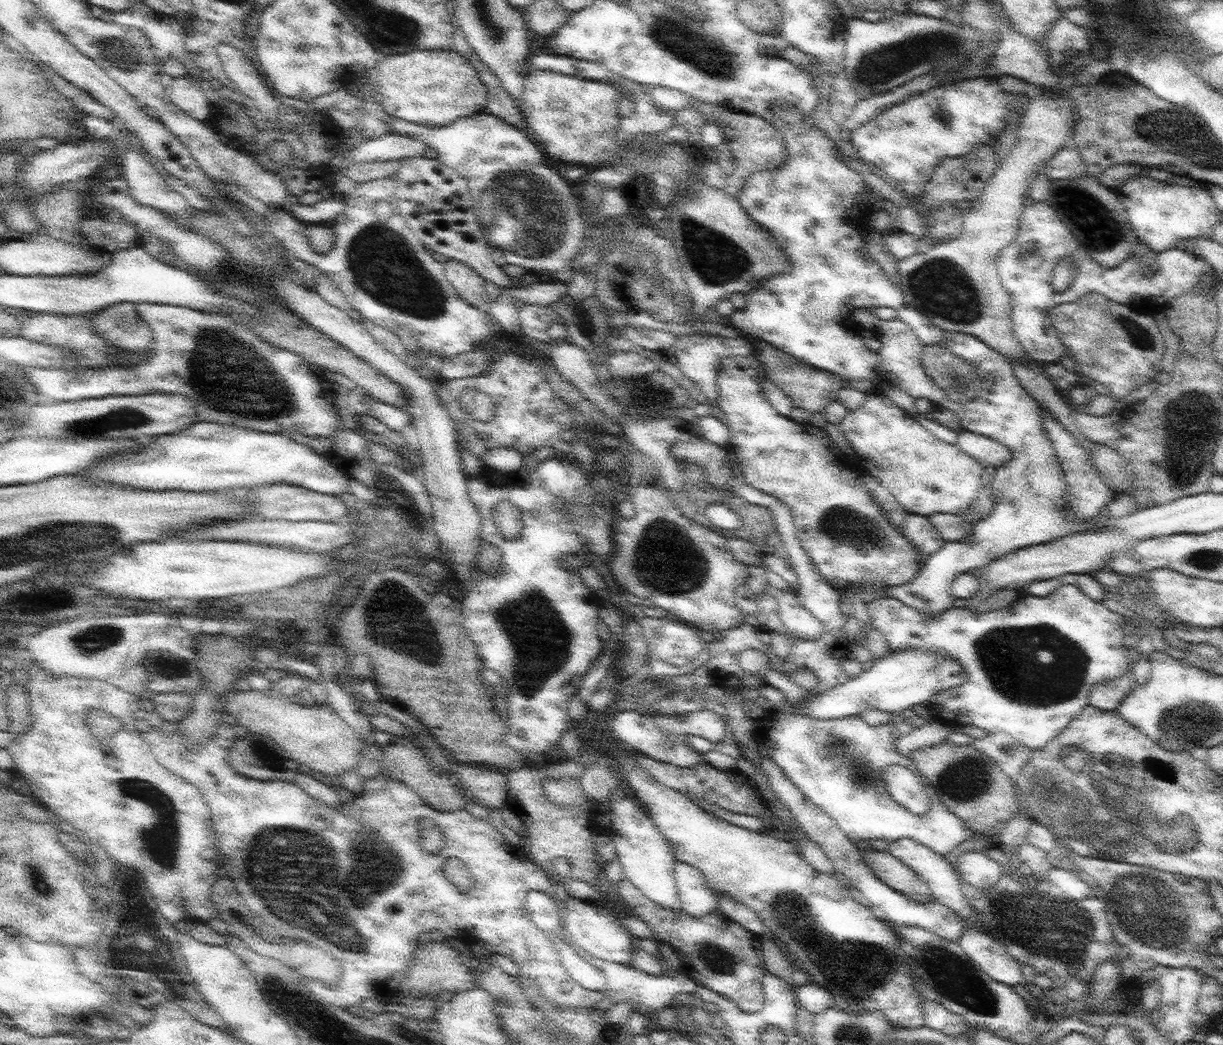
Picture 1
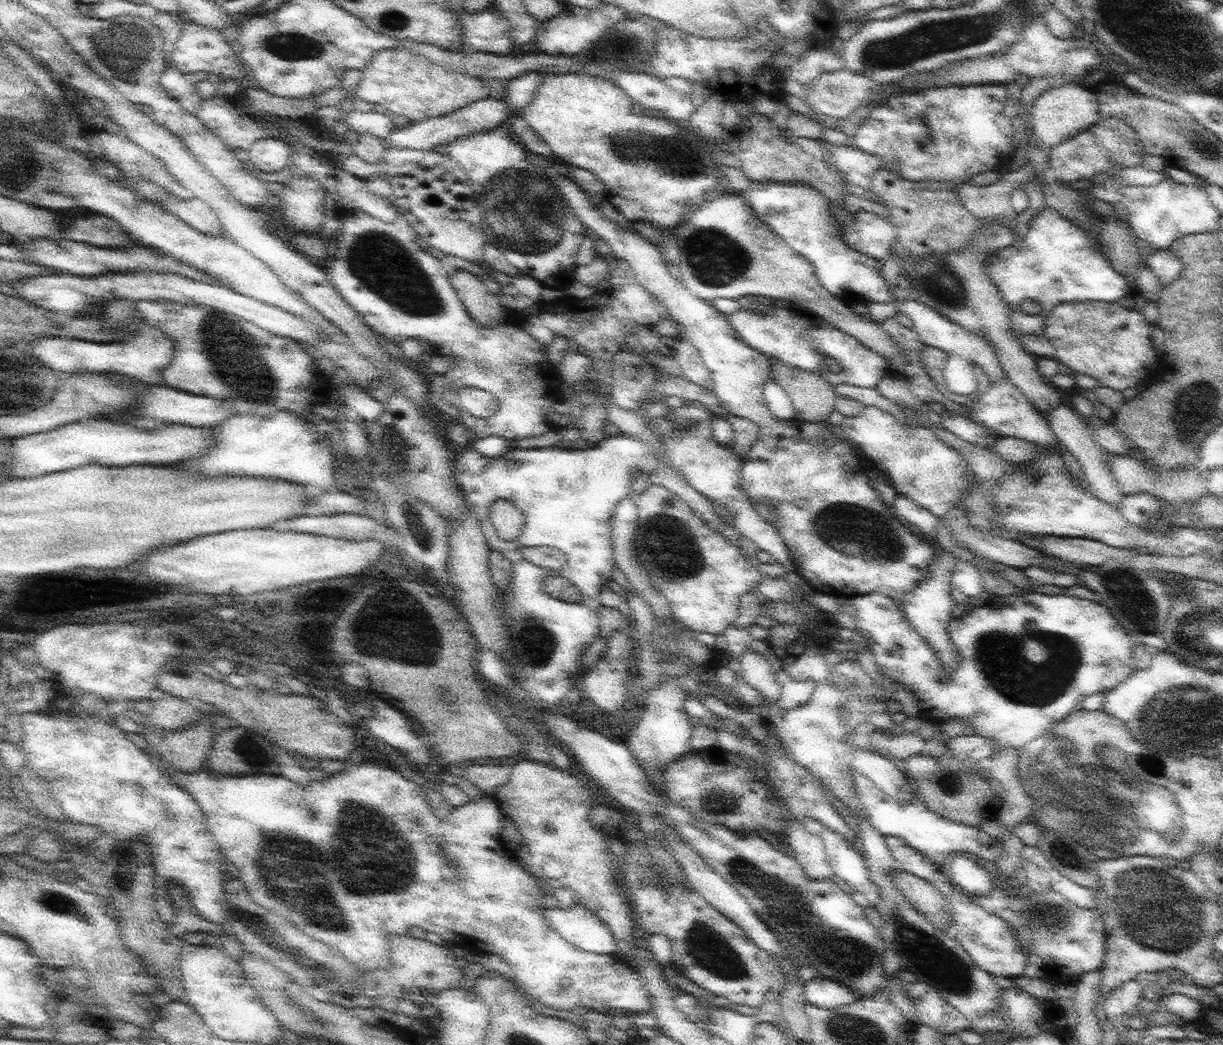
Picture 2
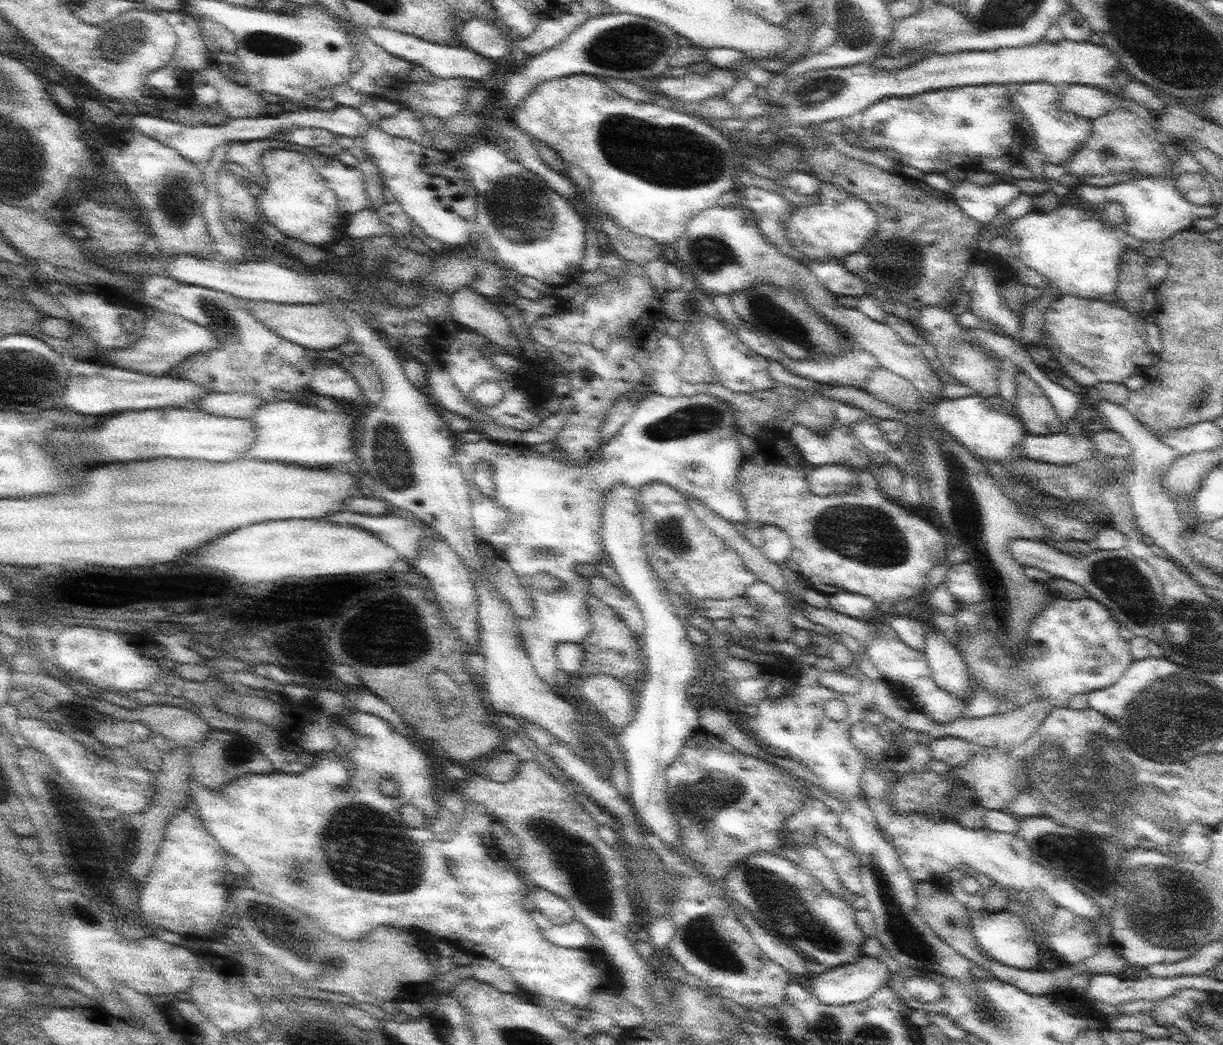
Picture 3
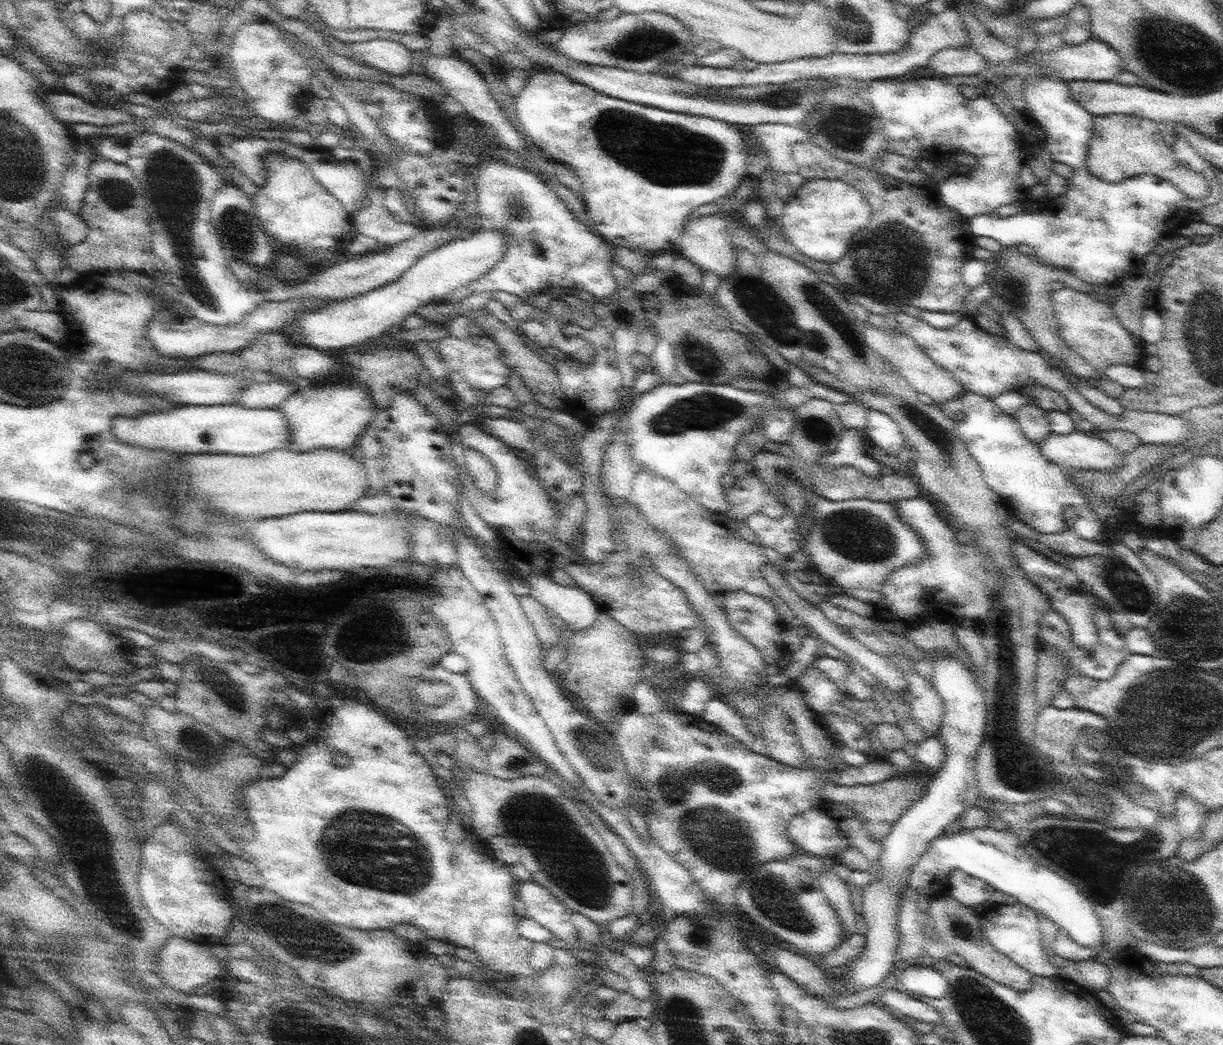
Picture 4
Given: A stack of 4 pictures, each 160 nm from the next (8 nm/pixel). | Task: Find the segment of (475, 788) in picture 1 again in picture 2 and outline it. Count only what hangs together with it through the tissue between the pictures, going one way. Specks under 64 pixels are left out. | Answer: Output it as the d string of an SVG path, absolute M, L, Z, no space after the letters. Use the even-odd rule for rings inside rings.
M490 763L488 765L470 766L463 778L472 782L483 794L493 796L498 787L506 784L510 780L512 768L510 765L496 765Z

